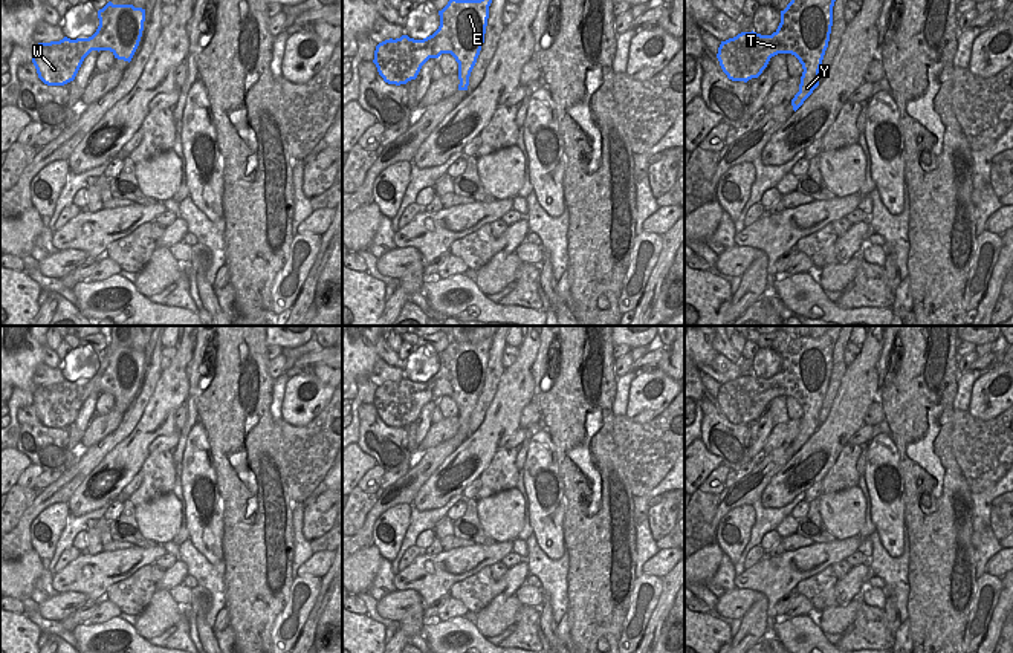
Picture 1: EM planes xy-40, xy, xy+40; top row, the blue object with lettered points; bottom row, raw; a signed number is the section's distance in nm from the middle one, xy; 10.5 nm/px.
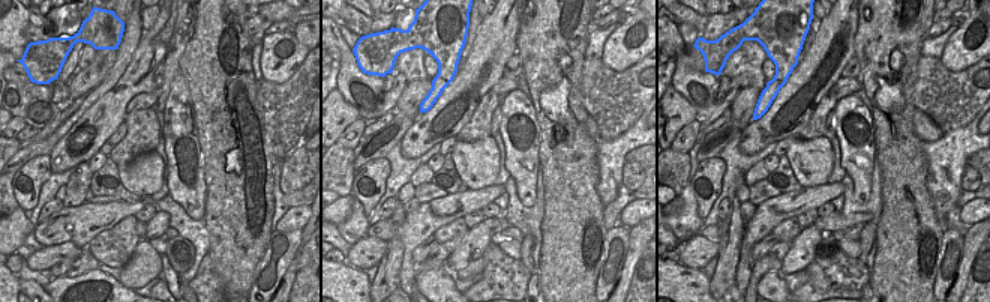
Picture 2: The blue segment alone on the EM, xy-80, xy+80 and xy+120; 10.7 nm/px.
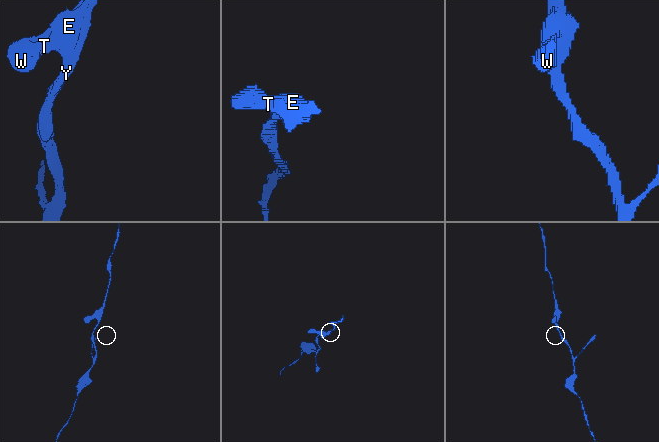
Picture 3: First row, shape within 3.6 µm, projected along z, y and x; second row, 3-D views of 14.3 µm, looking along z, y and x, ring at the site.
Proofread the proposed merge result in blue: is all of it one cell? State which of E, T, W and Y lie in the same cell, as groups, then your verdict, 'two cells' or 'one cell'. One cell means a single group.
E T W Y; one cell

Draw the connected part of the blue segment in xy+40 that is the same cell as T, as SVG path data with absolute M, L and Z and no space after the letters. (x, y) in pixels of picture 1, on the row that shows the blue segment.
M791 0L787 8L781 11L781 23L772 35L761 35L752 31L721 41L717 58L723 72L732 81L747 83L762 73L772 57L778 54L795 55L804 69L799 92L791 99L793 110L796 112L819 86L819 70L833 26L834 2L836 0Z

